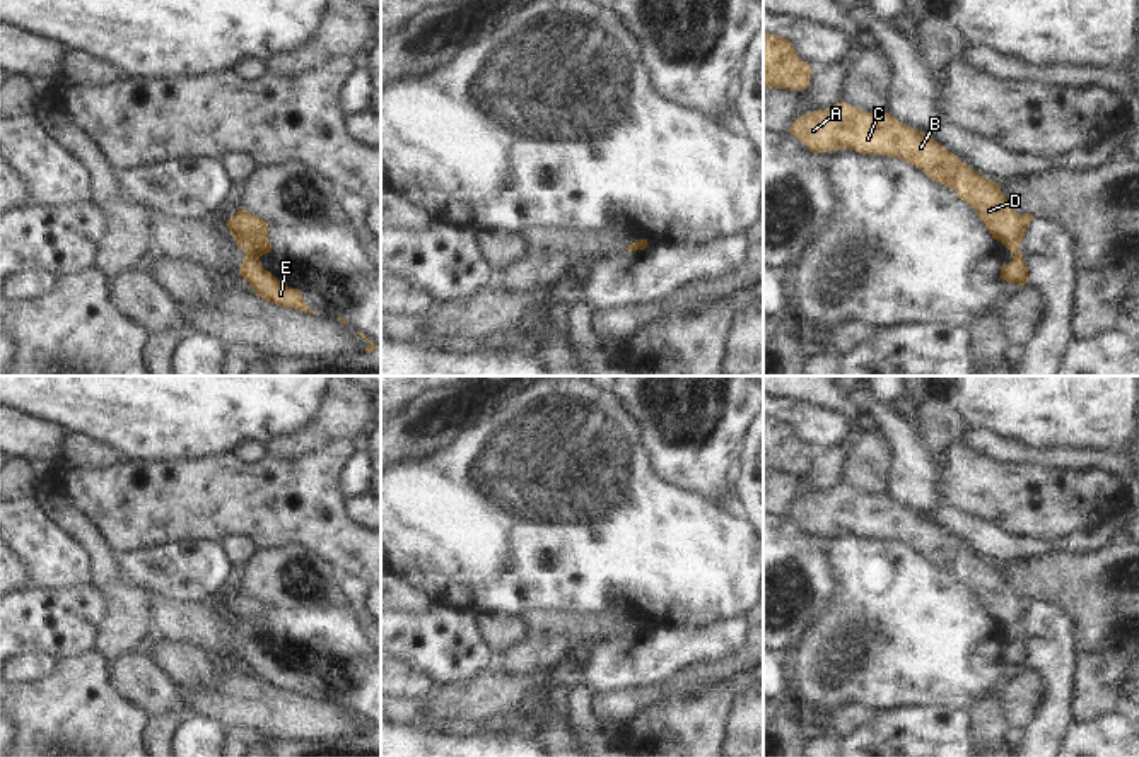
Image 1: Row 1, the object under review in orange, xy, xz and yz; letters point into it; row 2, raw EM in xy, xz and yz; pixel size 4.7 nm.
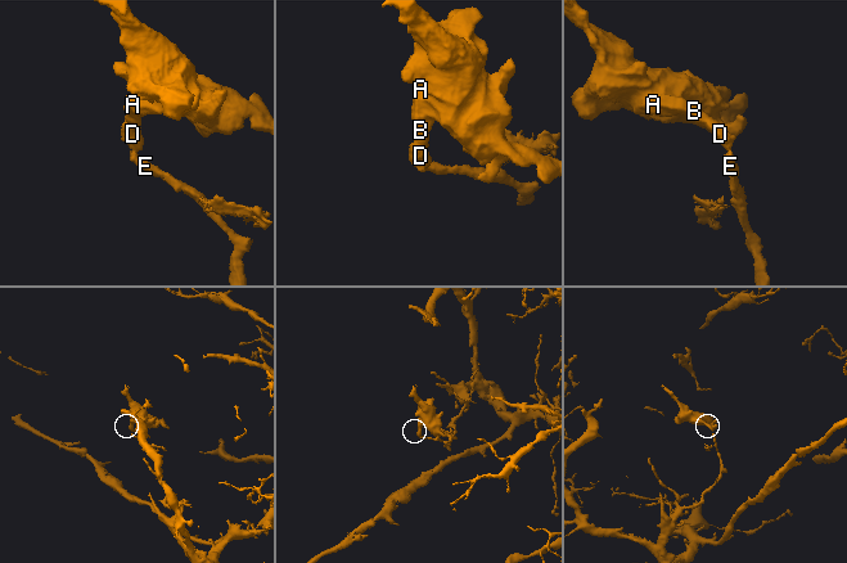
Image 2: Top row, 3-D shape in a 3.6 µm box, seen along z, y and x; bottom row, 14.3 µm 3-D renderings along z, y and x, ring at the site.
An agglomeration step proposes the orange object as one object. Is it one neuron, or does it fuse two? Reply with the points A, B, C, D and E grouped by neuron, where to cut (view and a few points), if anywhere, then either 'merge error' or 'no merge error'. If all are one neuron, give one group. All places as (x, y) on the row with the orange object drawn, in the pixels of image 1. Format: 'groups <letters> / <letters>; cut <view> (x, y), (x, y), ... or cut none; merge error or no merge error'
groups A B C D / E; cut xy (246, 252), (258, 257); merge error

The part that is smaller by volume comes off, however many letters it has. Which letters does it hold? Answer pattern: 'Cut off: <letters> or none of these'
Cut off: A, B, C, D

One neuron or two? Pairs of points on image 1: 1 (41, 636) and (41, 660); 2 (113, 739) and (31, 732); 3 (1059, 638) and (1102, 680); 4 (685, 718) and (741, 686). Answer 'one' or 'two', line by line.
1: two
2: one
3: two
4: one

